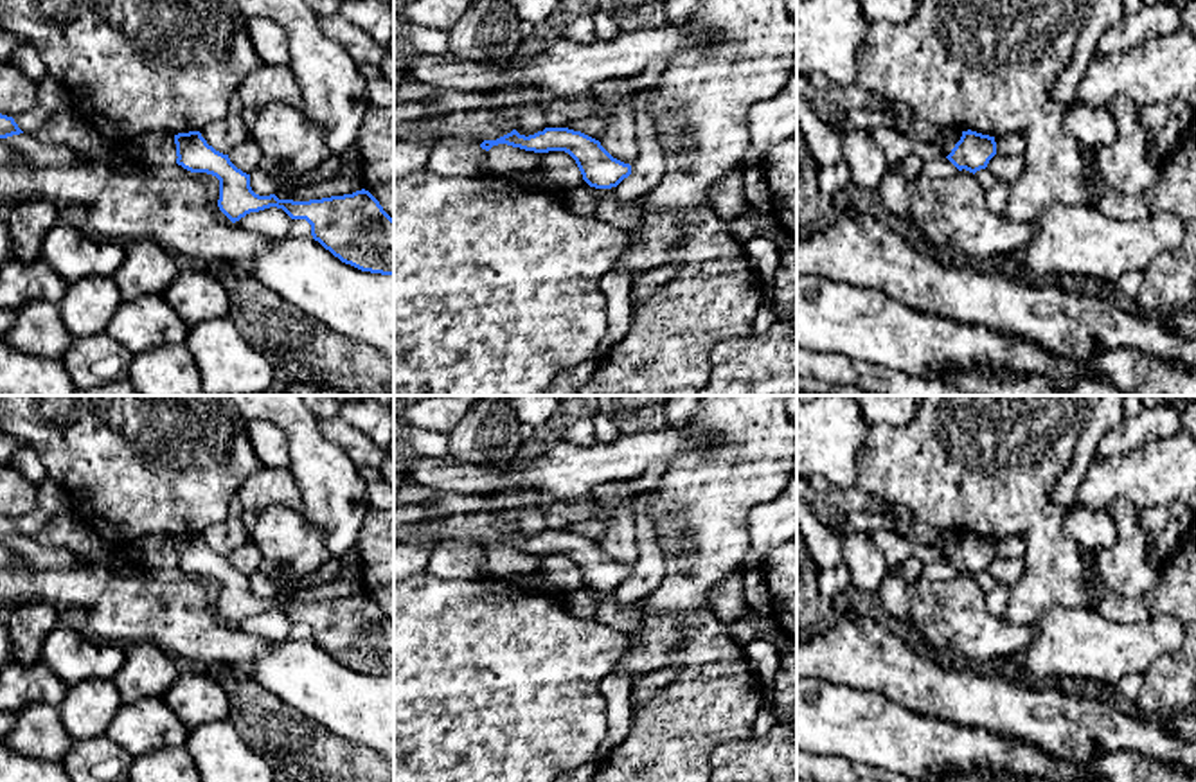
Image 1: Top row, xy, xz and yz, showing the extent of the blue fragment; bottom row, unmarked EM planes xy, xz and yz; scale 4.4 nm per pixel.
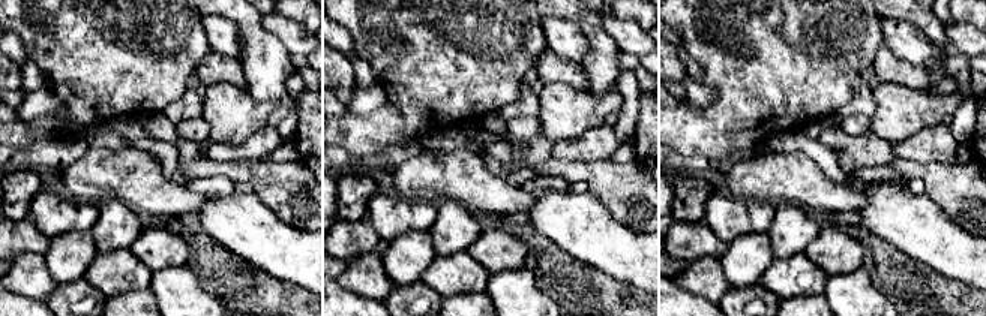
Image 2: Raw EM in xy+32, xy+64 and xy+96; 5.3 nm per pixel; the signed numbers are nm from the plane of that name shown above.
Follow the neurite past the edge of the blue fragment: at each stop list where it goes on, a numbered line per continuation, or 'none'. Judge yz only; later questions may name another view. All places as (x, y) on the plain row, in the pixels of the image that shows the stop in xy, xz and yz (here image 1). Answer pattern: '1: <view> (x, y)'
none

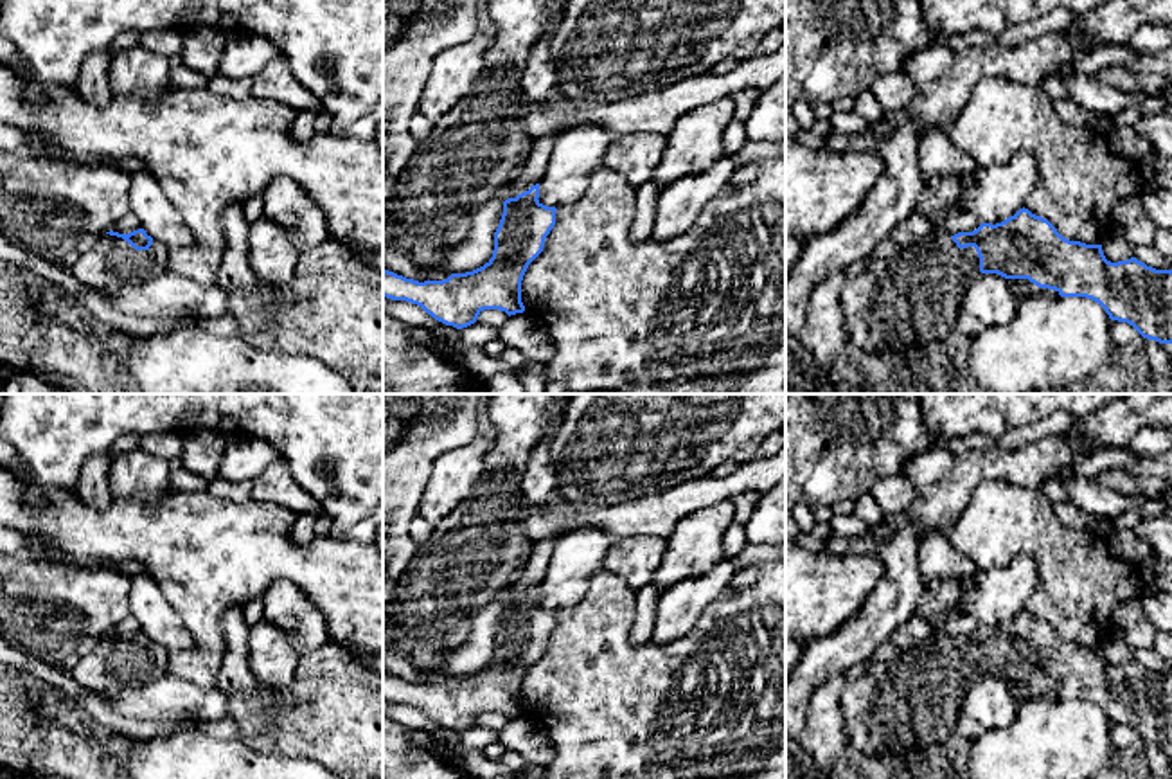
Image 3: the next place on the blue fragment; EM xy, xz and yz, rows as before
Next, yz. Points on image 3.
1: yz (896, 707)

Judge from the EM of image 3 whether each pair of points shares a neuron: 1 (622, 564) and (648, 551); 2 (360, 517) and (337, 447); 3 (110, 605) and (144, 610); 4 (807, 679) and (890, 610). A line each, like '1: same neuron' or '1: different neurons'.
1: same neuron
2: same neuron
3: different neurons
4: same neuron

